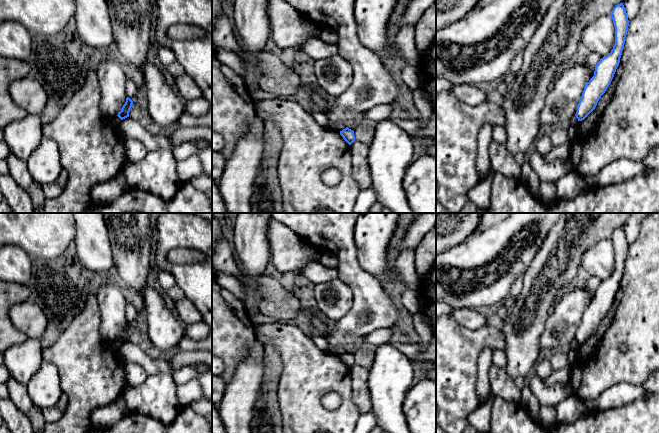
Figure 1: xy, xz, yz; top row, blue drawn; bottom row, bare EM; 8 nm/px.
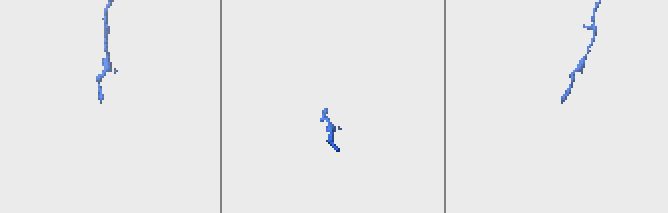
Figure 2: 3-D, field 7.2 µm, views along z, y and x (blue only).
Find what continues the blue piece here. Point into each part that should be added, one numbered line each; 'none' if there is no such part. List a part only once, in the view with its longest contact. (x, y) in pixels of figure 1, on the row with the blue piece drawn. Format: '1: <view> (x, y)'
none

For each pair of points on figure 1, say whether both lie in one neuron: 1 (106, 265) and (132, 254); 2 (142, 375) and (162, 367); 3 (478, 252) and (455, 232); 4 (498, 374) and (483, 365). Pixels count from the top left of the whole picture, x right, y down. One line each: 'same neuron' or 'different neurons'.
1: different neurons
2: different neurons
3: different neurons
4: different neurons

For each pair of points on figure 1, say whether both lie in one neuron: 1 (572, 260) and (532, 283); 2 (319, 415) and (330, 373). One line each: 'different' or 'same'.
1: same
2: same

